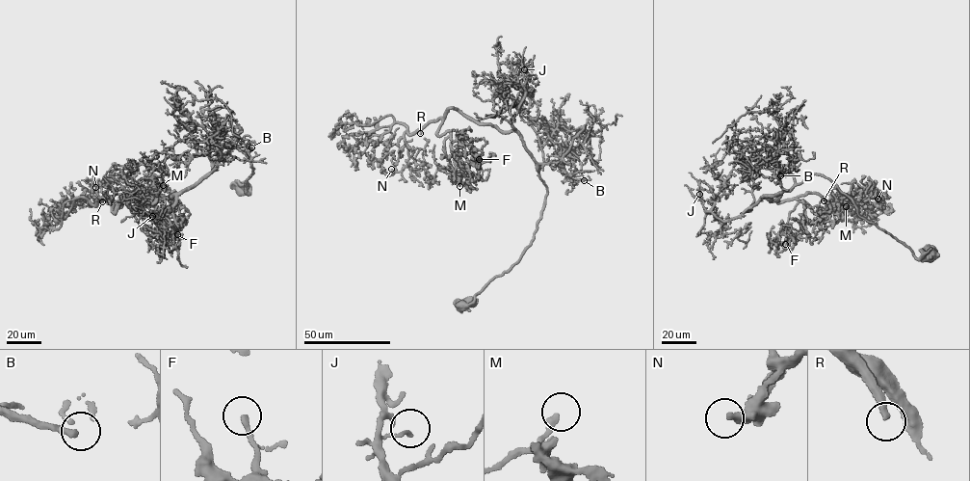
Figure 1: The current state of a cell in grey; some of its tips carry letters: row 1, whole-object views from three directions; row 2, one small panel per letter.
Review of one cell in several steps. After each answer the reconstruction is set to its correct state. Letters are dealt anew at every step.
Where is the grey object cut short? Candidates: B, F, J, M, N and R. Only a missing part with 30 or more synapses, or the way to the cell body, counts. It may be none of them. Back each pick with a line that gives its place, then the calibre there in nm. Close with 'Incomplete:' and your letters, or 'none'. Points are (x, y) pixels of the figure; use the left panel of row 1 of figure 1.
B: at (251, 147); 260 nm thick
R: at (102, 201); 280 nm thick
Incomplete: B, R

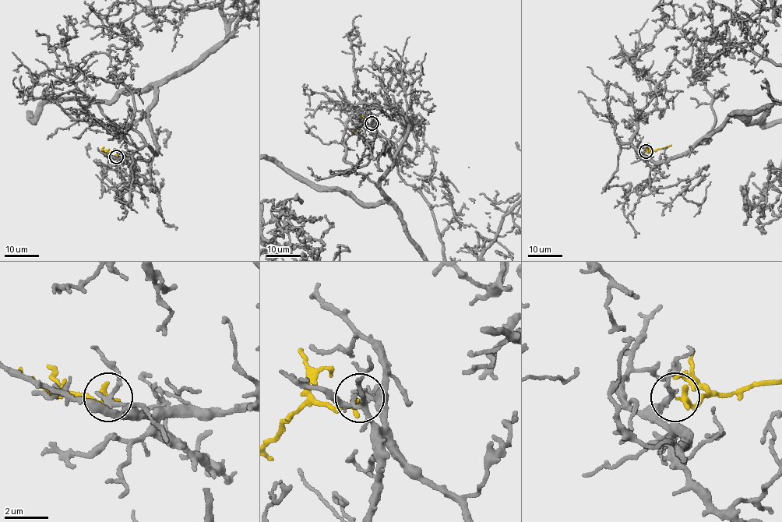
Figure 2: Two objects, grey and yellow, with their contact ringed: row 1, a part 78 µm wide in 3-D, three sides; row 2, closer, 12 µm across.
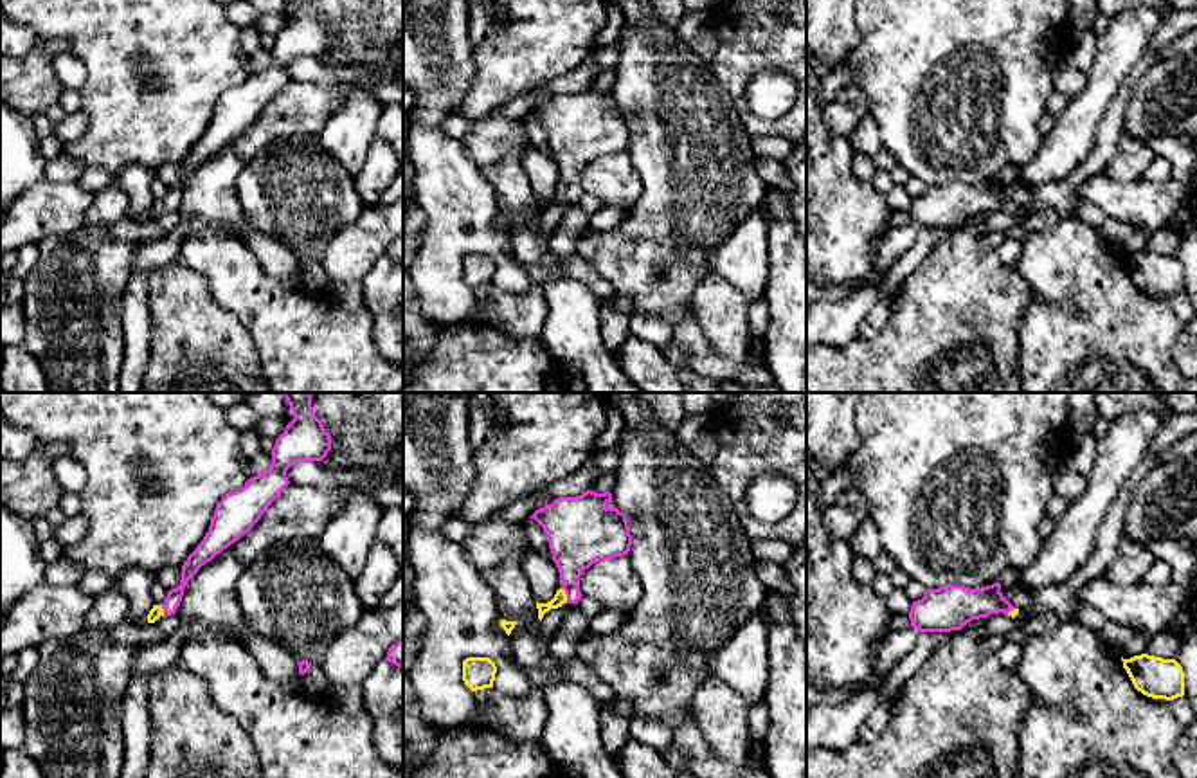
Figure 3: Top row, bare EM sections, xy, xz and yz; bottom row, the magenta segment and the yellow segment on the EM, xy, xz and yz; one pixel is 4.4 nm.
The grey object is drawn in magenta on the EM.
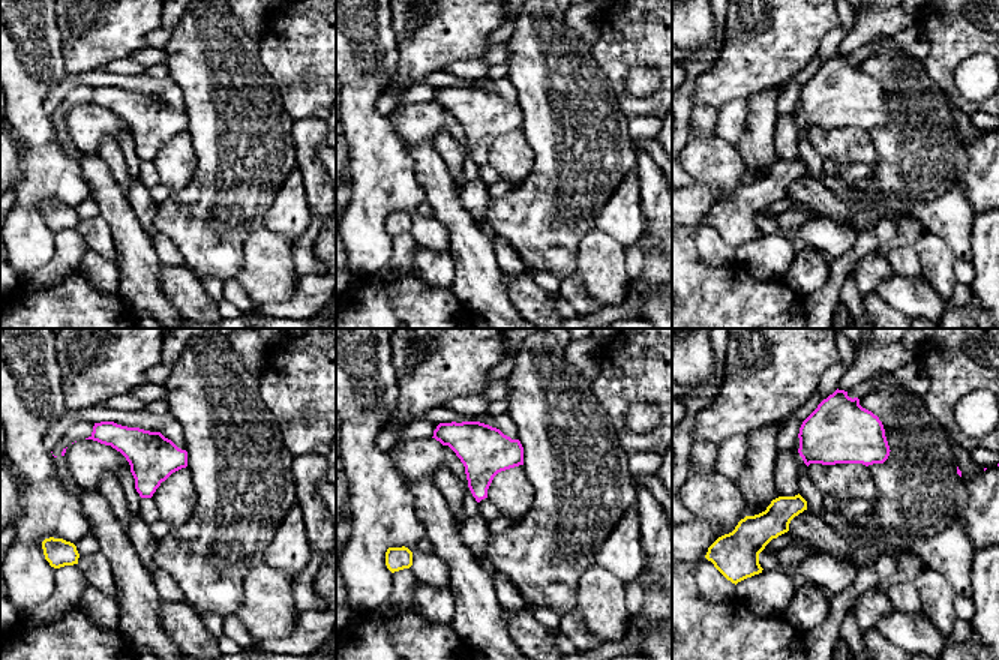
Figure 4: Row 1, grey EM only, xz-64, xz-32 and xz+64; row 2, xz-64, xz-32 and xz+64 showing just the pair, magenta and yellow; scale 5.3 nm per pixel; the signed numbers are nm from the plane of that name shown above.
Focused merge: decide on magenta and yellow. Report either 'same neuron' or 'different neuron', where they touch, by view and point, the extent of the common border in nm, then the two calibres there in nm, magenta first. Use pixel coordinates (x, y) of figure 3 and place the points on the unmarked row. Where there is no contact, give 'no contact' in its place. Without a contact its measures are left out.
same neuron; contact xz (566, 189); length 70 nm; calibres 260 and 60 nm

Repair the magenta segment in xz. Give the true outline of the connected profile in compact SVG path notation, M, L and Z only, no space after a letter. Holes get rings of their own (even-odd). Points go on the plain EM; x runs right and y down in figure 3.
M587 86L578 94L558 94L529 113L545 128L562 182L551 198L536 198L540 218L551 205L580 198L578 176L585 166L628 151L632 131L626 112L608 99L614 99L610 88Z

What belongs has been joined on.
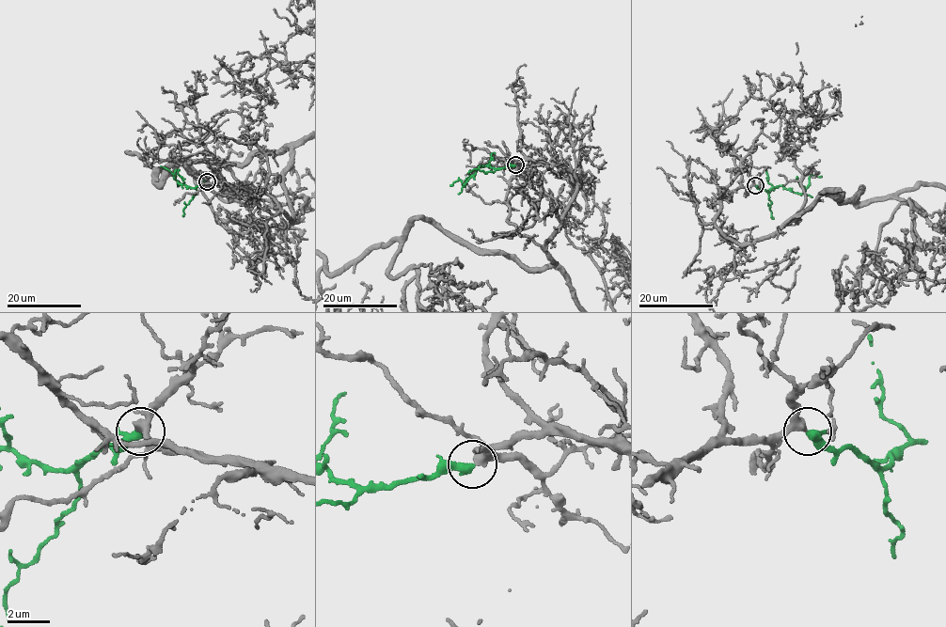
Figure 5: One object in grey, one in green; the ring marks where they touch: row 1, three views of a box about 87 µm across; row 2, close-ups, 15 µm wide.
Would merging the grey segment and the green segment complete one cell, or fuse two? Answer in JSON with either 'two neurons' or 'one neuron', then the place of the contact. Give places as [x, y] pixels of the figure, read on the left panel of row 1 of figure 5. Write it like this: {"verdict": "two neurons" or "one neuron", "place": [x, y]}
{"verdict": "one neuron", "place": [207, 181]}

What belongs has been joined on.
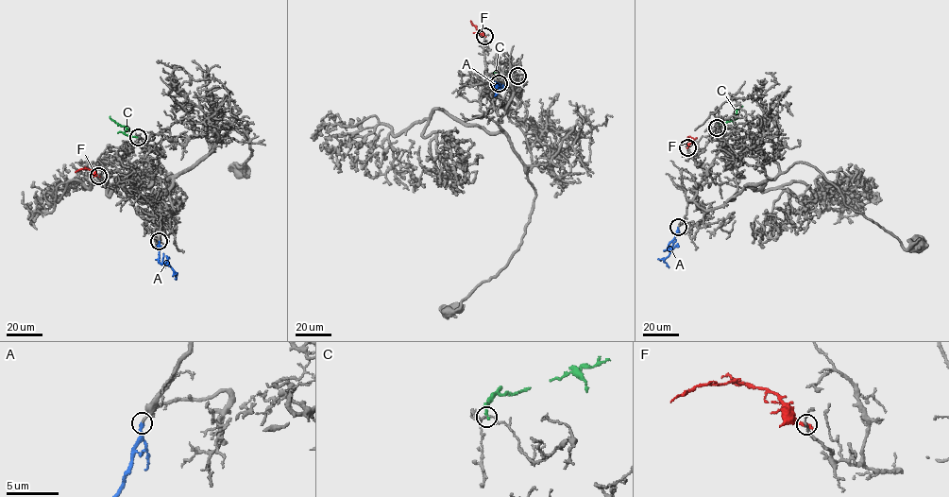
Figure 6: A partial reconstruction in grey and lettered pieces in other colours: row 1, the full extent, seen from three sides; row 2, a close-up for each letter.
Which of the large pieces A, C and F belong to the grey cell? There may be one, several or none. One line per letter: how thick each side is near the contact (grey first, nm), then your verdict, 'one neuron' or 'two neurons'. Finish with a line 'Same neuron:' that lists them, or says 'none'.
A: 190 nm thick on the grey side, 300 nm on the other; one neuron
C: 130 nm thick on the grey side, 190 nm on the other; two neurons
F: 140 nm thick on the grey side, 280 nm on the other; two neurons
Same neuron: A

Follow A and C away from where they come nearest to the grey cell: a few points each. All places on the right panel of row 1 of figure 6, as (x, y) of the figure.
A: (678, 227), (675, 238), (669, 245), (671, 250), (664, 260), (669, 267)
C: (717, 128), (720, 123), (735, 119), (737, 111), (742, 106)

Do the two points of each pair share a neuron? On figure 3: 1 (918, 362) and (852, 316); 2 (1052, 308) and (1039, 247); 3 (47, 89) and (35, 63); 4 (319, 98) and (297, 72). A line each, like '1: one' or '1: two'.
1: two
2: one
3: one
4: two

